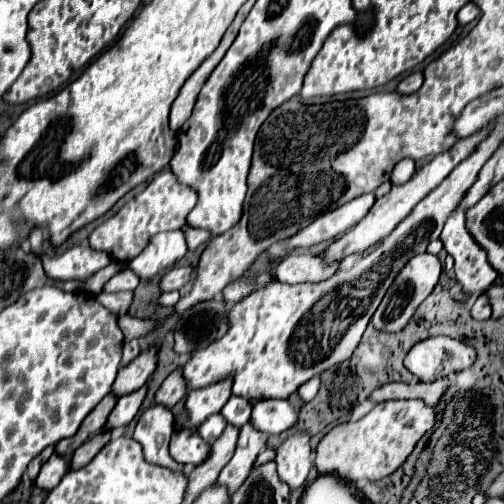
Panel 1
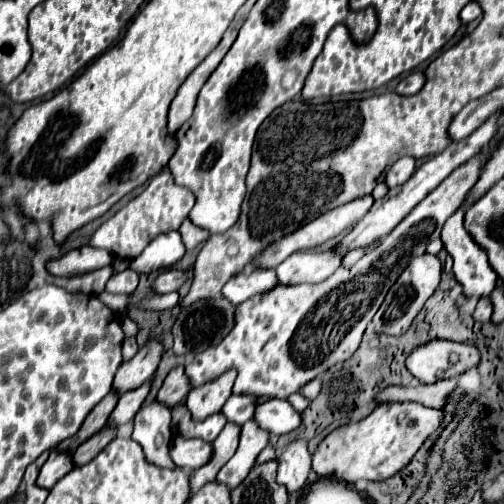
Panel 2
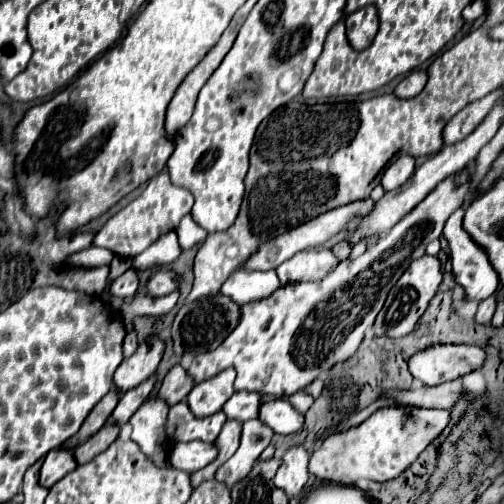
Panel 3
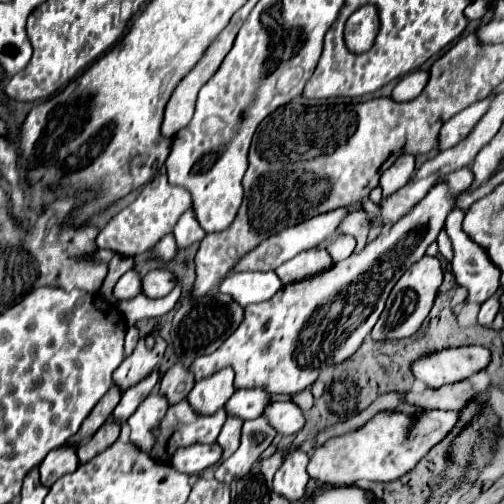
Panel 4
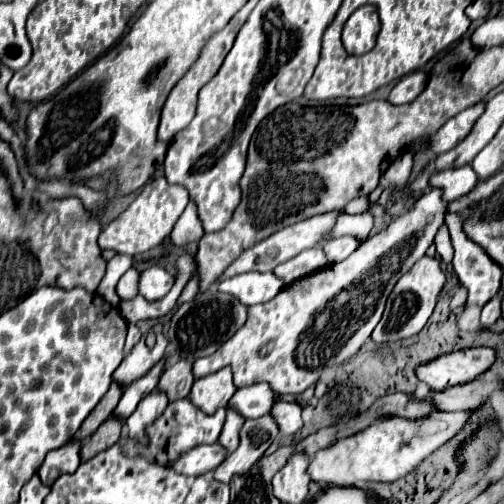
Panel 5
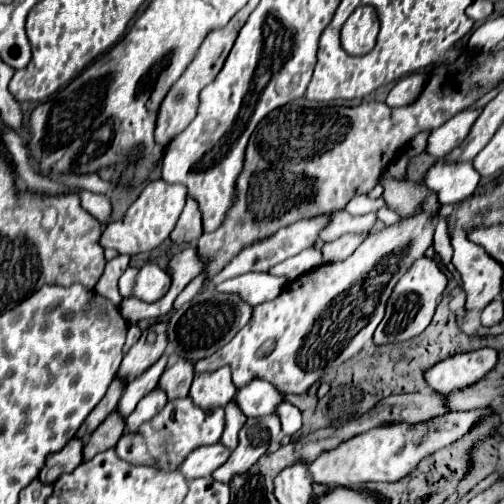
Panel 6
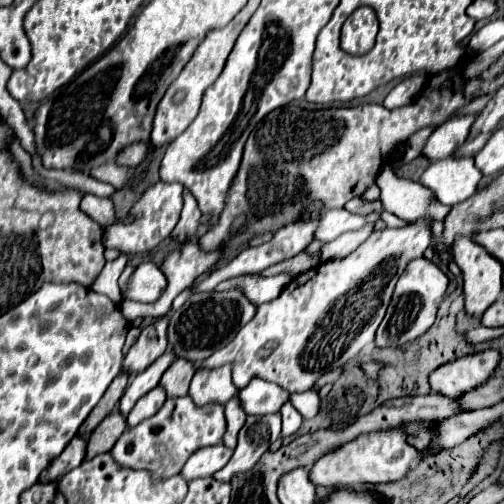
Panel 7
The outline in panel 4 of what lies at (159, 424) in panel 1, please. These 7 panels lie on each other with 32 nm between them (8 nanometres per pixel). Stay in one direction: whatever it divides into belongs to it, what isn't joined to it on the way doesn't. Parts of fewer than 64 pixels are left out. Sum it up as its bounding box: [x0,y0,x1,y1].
[128,392,168,452]

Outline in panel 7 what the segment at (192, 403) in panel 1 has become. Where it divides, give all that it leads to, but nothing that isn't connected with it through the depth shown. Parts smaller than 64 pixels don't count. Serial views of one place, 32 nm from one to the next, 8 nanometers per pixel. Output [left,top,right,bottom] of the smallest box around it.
[190,364,238,404]

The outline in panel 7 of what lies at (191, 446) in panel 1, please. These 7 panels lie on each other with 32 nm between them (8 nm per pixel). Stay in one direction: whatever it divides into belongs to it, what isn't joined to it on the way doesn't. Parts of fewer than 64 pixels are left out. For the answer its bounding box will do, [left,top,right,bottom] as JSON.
[182,444,232,482]

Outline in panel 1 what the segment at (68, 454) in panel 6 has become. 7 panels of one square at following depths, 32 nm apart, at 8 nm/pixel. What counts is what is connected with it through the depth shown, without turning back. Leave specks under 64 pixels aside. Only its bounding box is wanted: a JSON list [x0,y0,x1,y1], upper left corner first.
[36,452,70,490]

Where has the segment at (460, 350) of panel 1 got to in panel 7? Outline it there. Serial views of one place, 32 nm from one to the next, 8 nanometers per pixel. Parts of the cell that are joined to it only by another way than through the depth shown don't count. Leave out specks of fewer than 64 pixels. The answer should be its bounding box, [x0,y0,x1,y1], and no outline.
[430,350,498,398]

